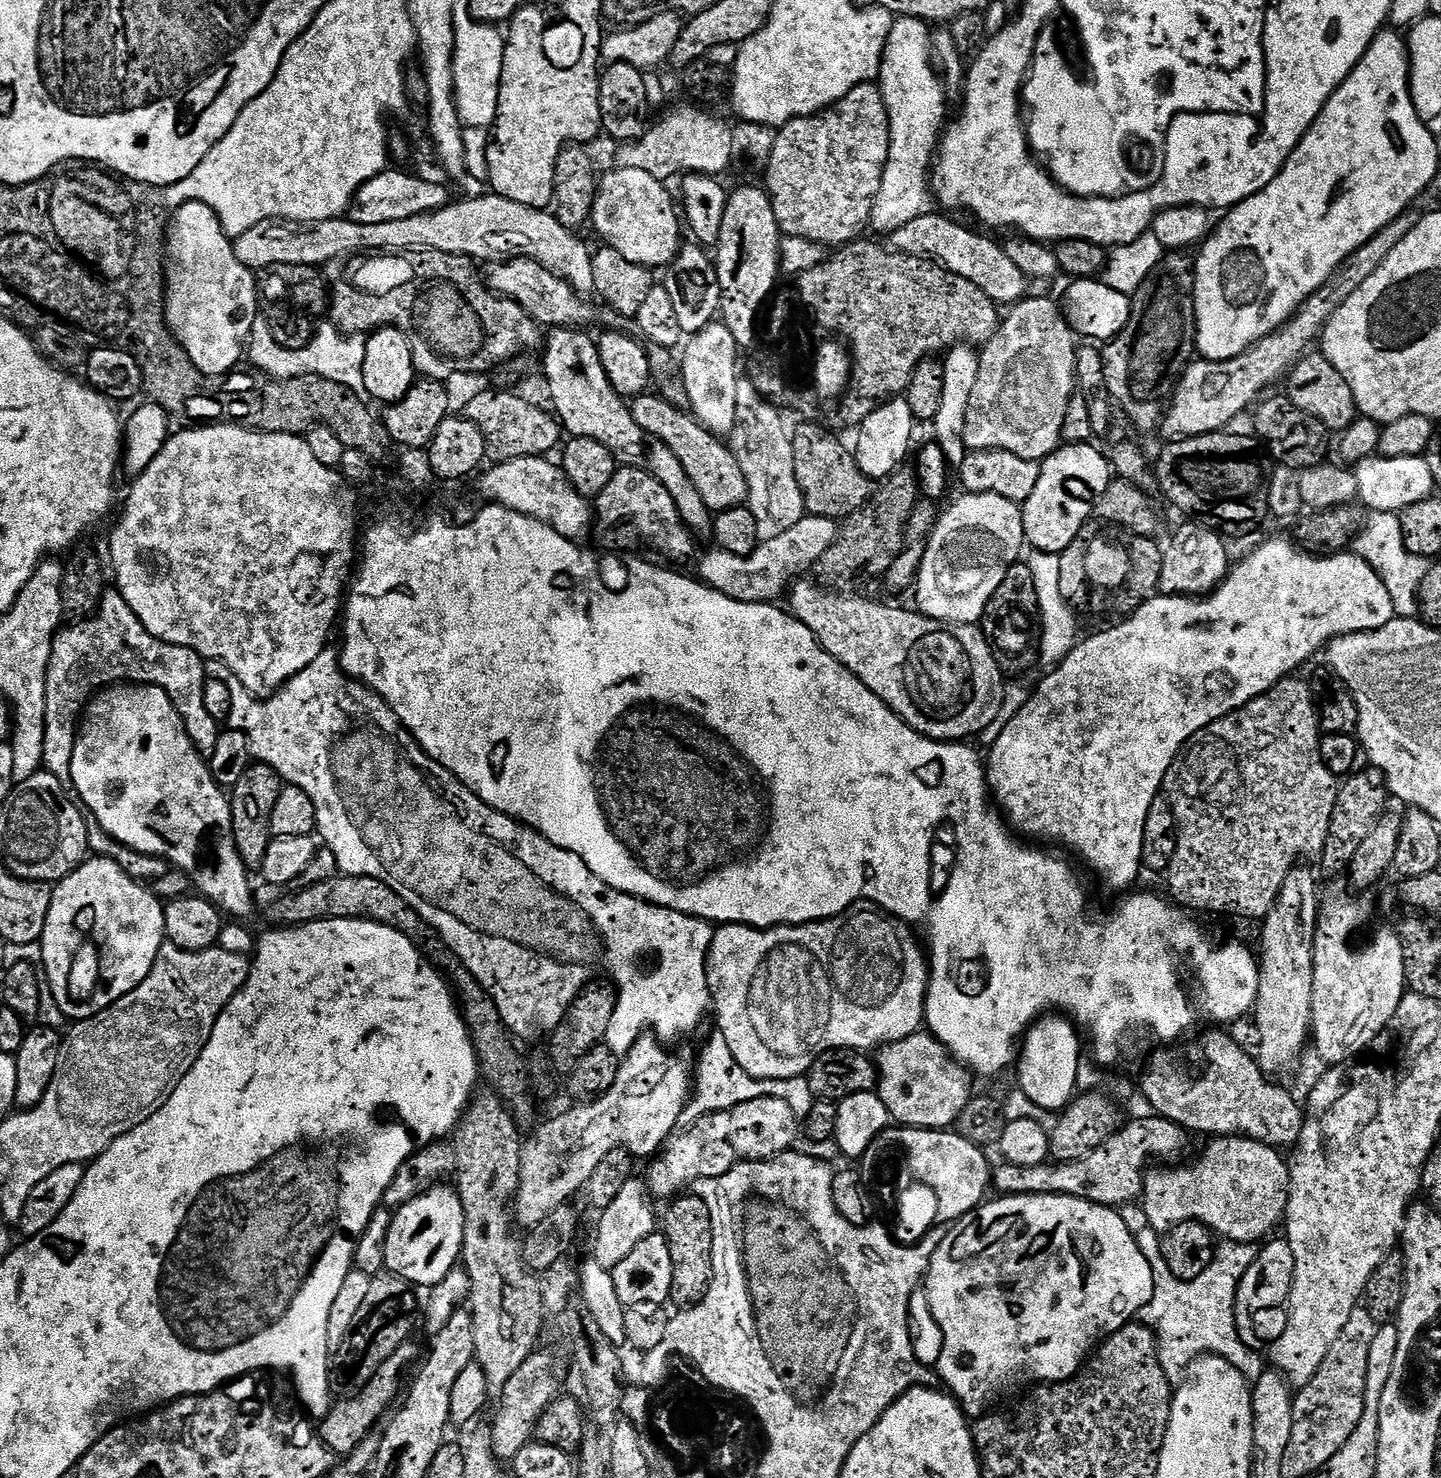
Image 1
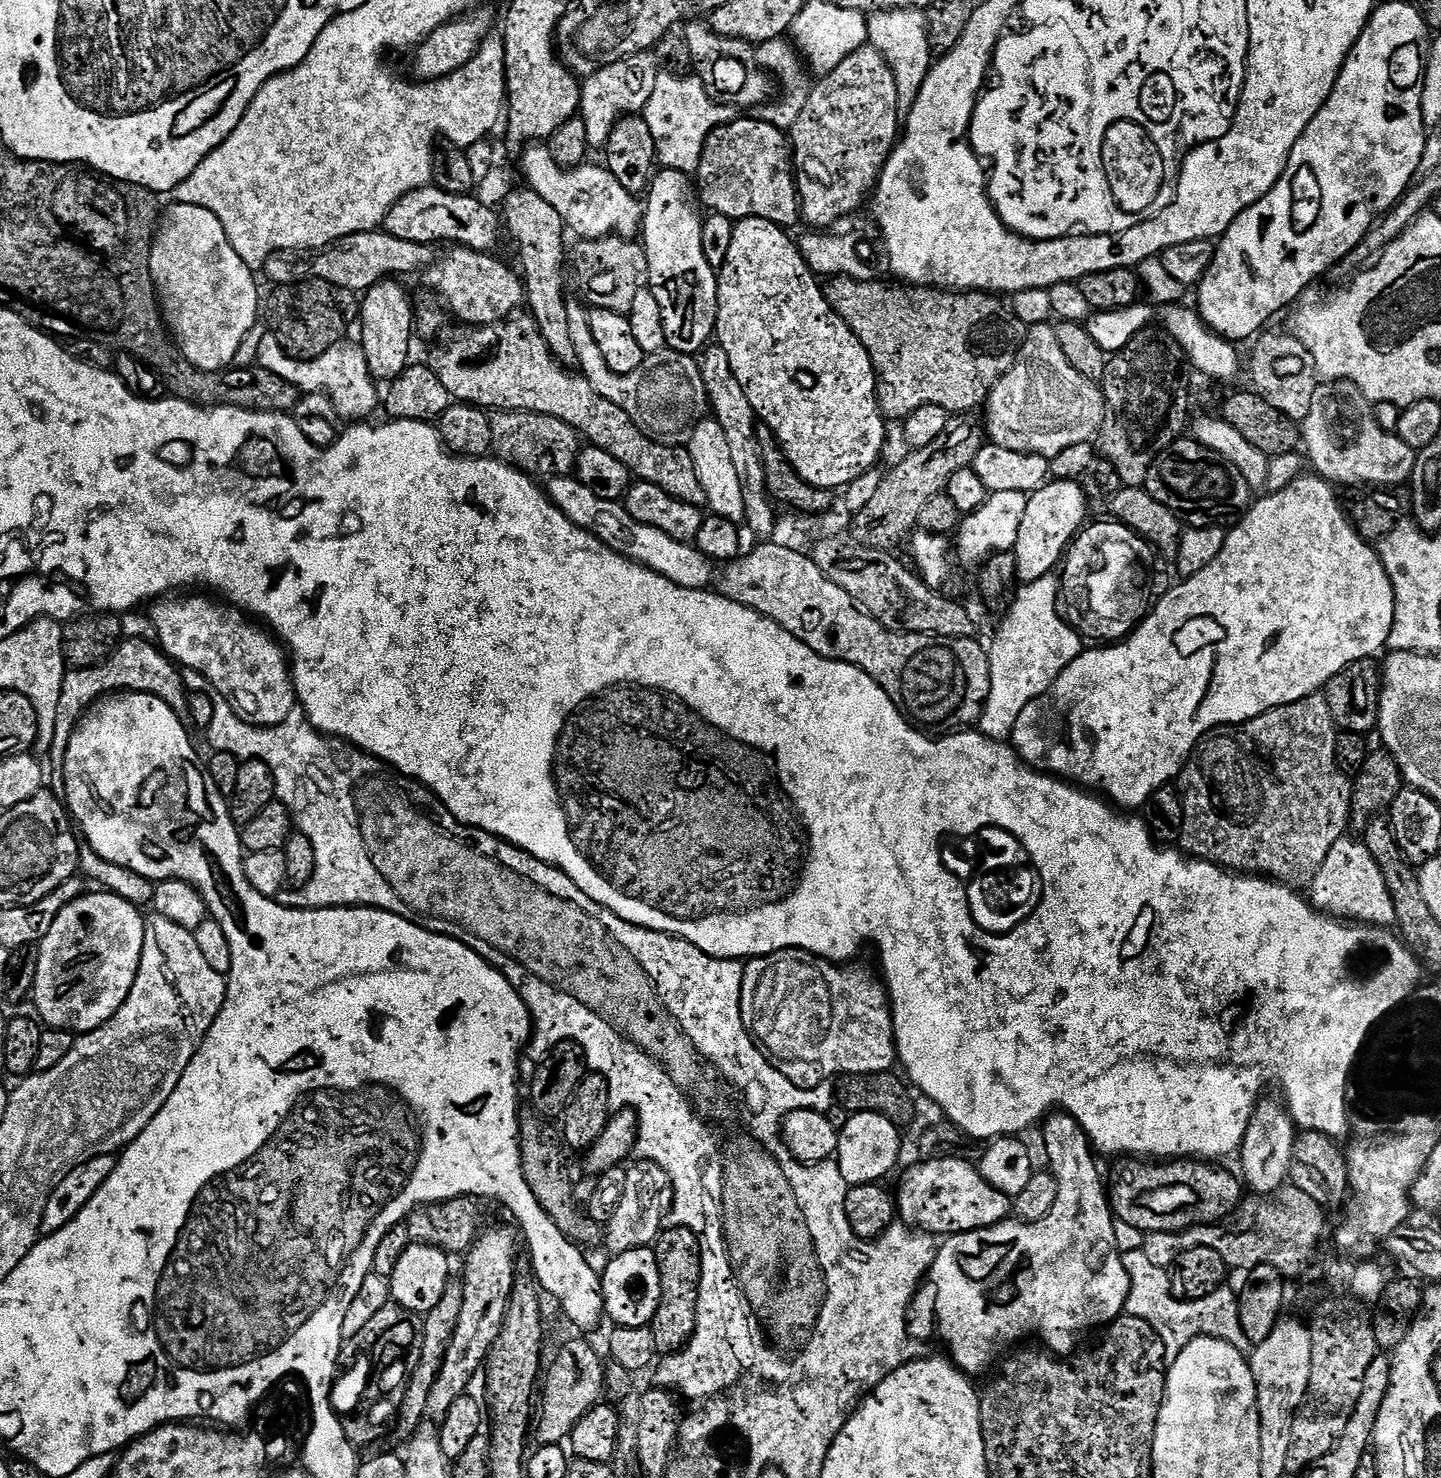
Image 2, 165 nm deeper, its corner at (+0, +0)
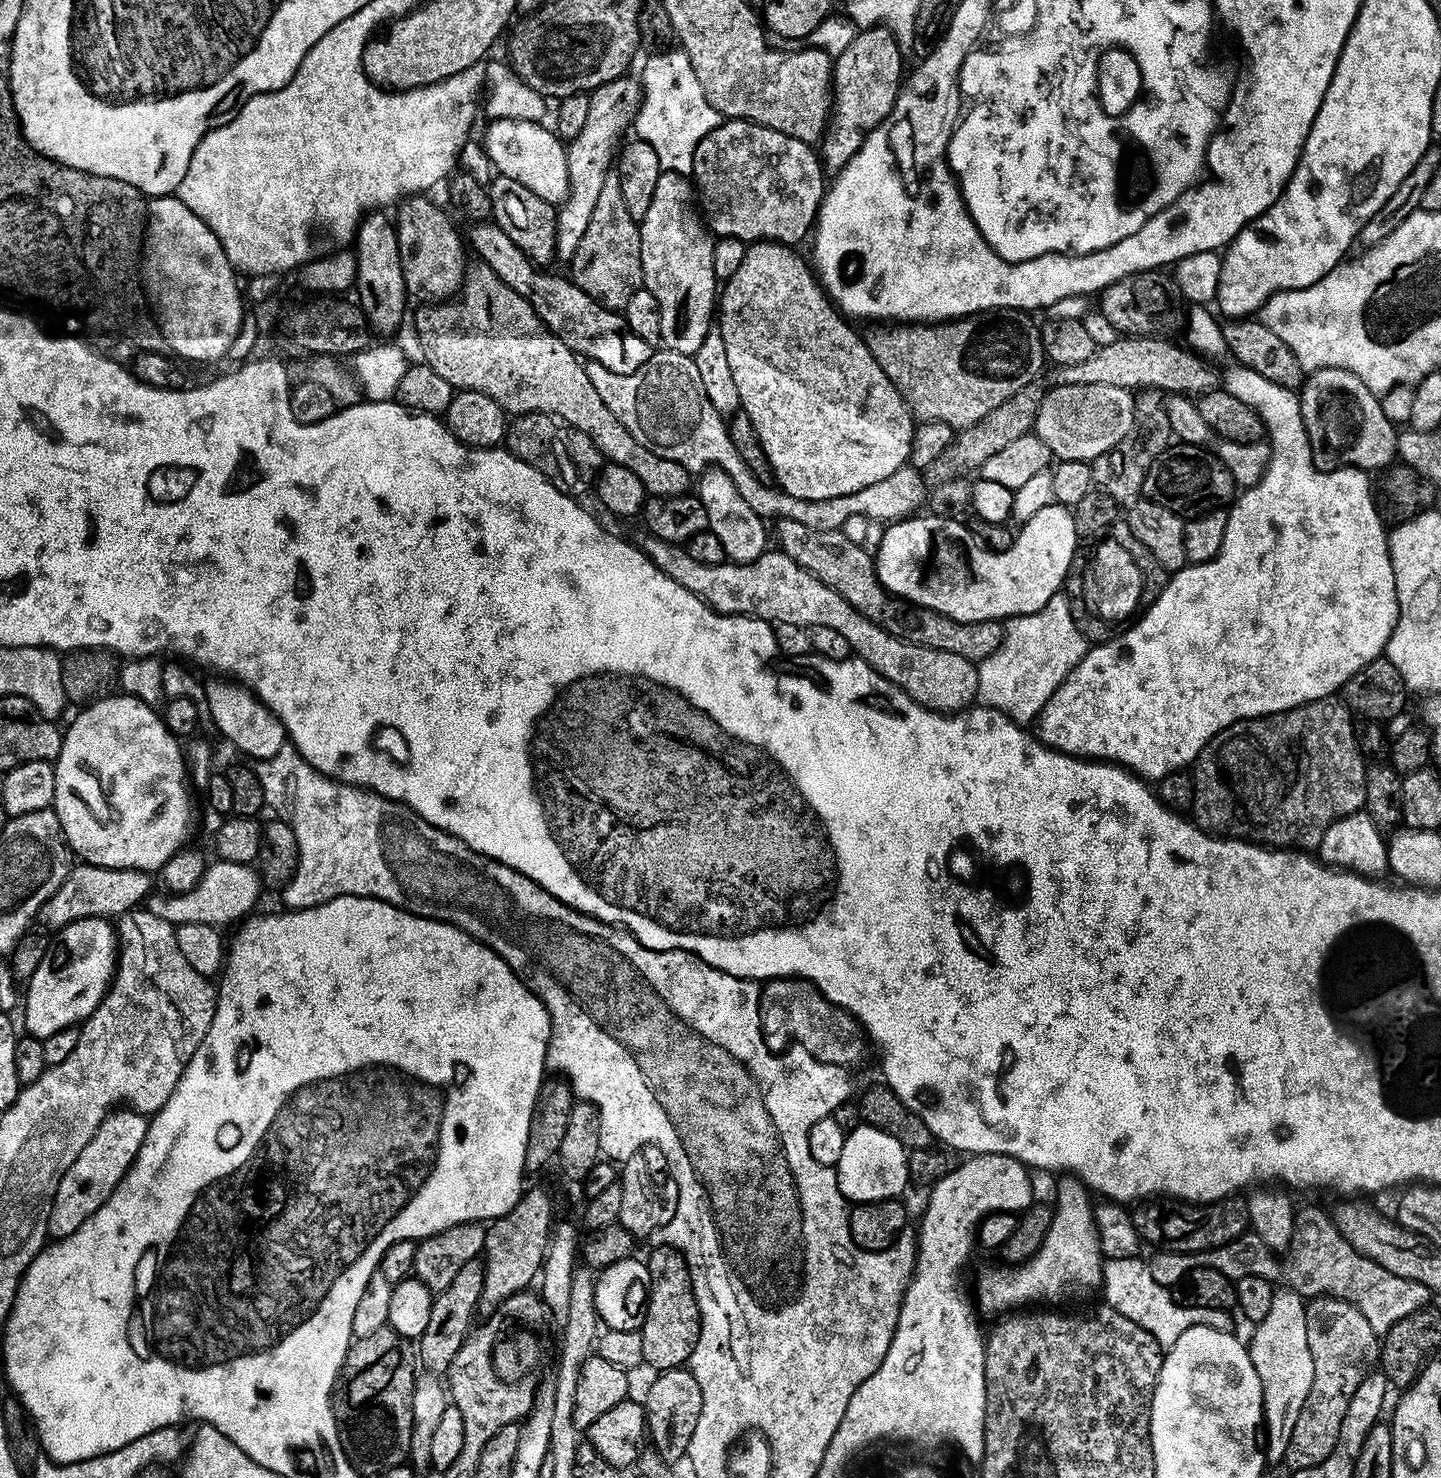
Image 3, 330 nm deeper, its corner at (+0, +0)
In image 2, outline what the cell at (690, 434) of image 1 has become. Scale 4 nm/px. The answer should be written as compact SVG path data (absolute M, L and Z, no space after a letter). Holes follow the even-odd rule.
M516 314L507 320L501 320L499 324L473 327L465 336L458 337L452 345L444 344L441 348L434 349L430 367L442 385L446 386L453 401L474 404L485 410L537 412L558 418L571 426L591 447L614 454L614 458L626 465L637 481L658 486L666 490L666 494L687 504L700 506L705 503L703 488L698 482L687 447L668 447L644 436L642 430L631 421L630 414L626 414L621 406L616 406L614 402L602 398L601 394L596 394L594 386L590 386L586 377L565 368L552 357L552 352L546 346L531 315Z

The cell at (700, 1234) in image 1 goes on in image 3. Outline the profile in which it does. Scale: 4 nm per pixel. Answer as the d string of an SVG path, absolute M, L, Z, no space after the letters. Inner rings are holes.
M656 1246L652 1257L646 1263L650 1270L650 1298L648 1313L644 1319L644 1364L656 1368L657 1373L674 1372L683 1369L691 1361L700 1341L700 1307L696 1291L692 1285L692 1275L688 1263L677 1248Z

